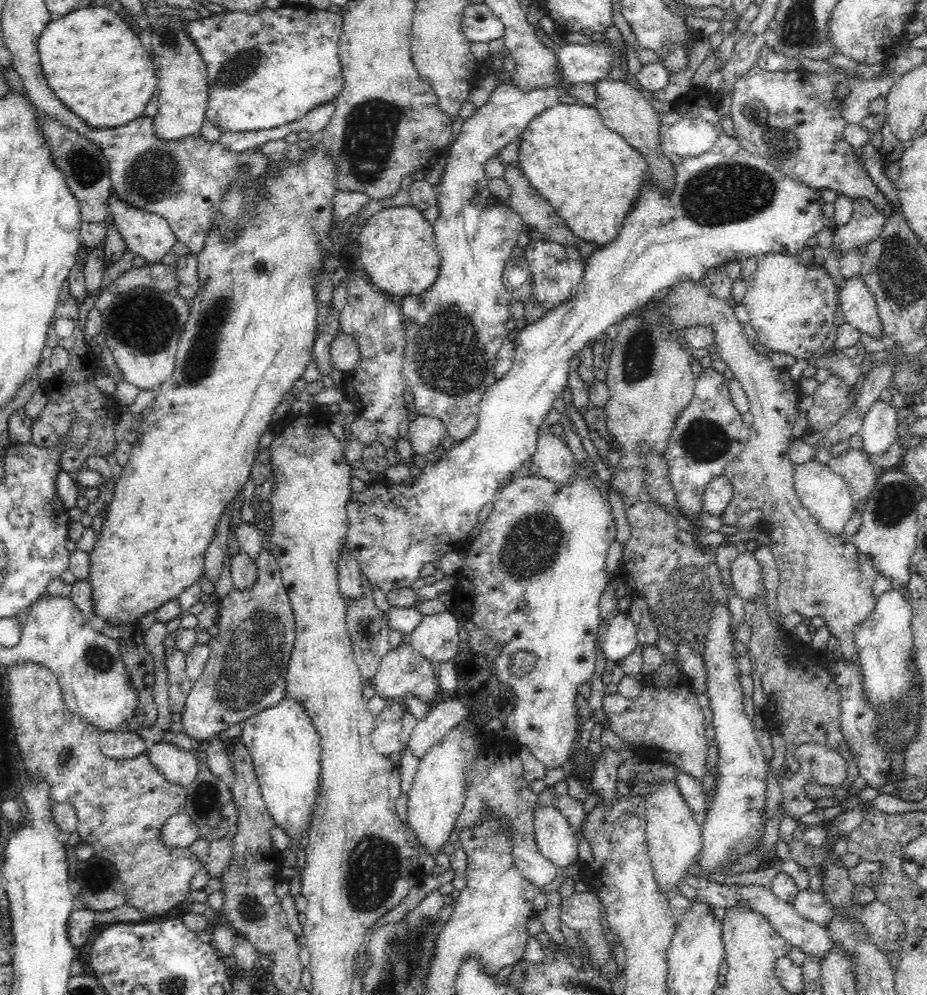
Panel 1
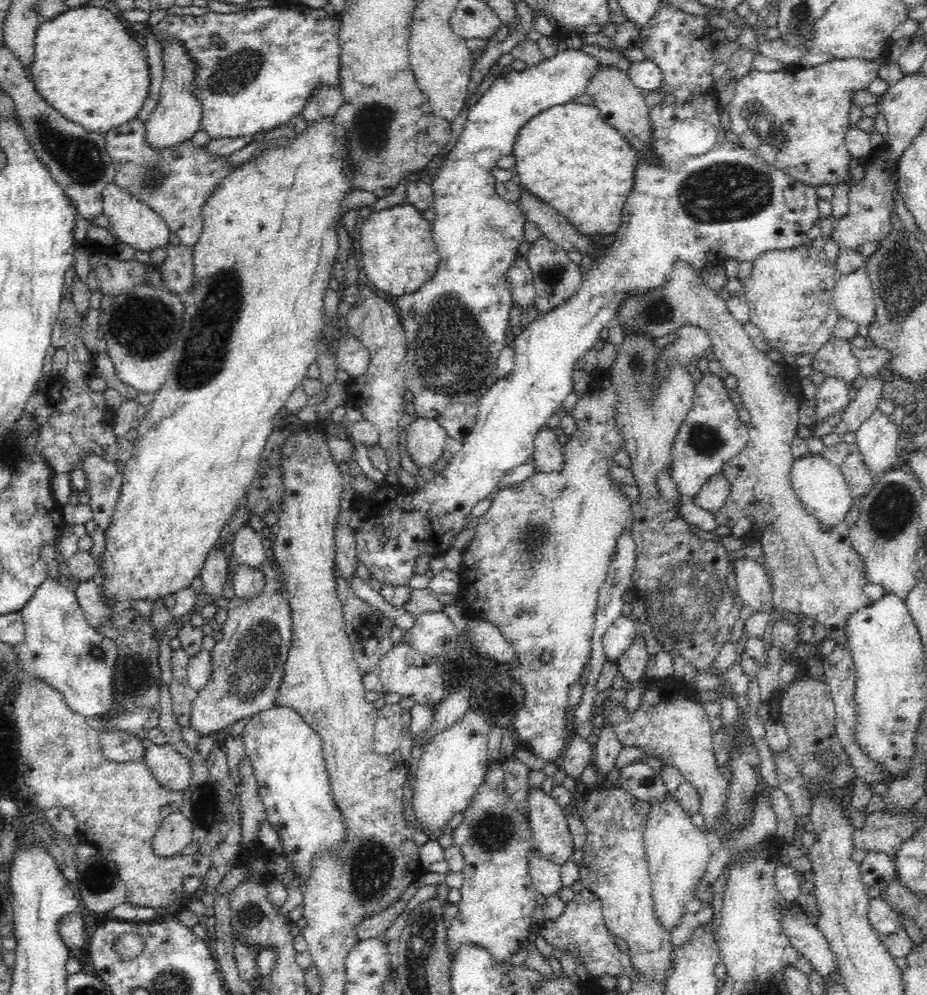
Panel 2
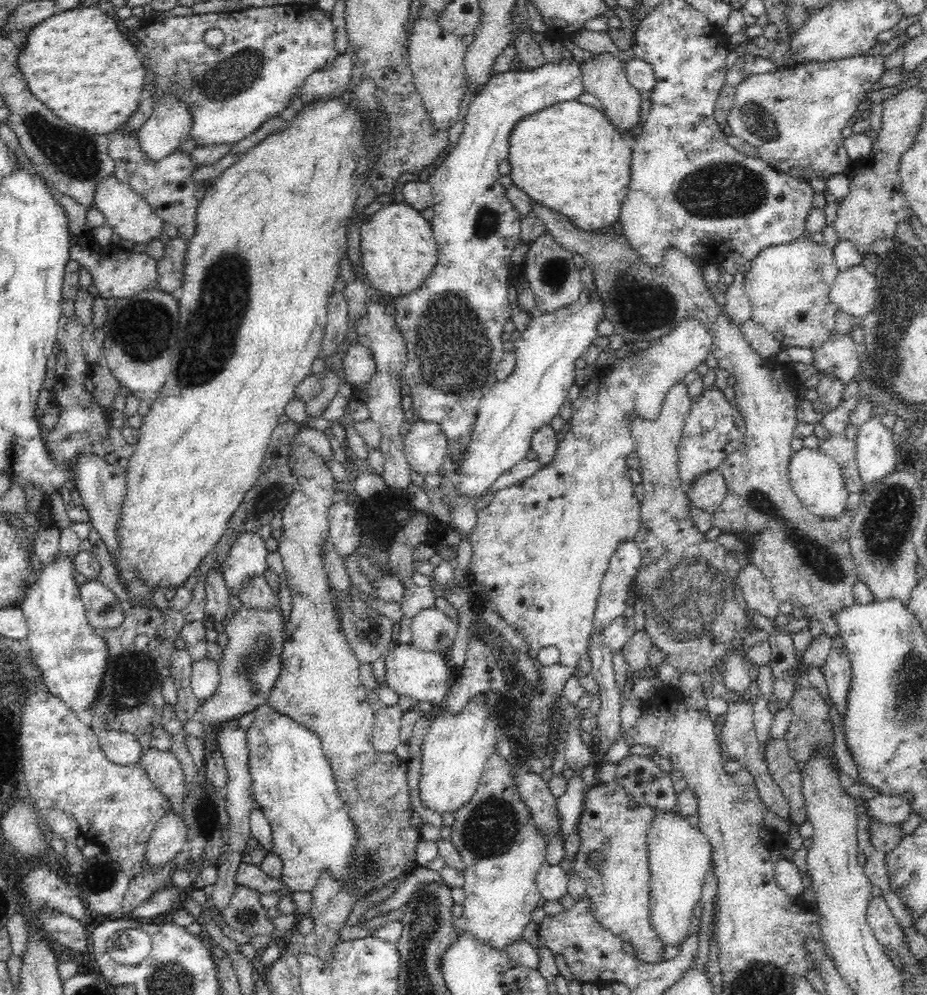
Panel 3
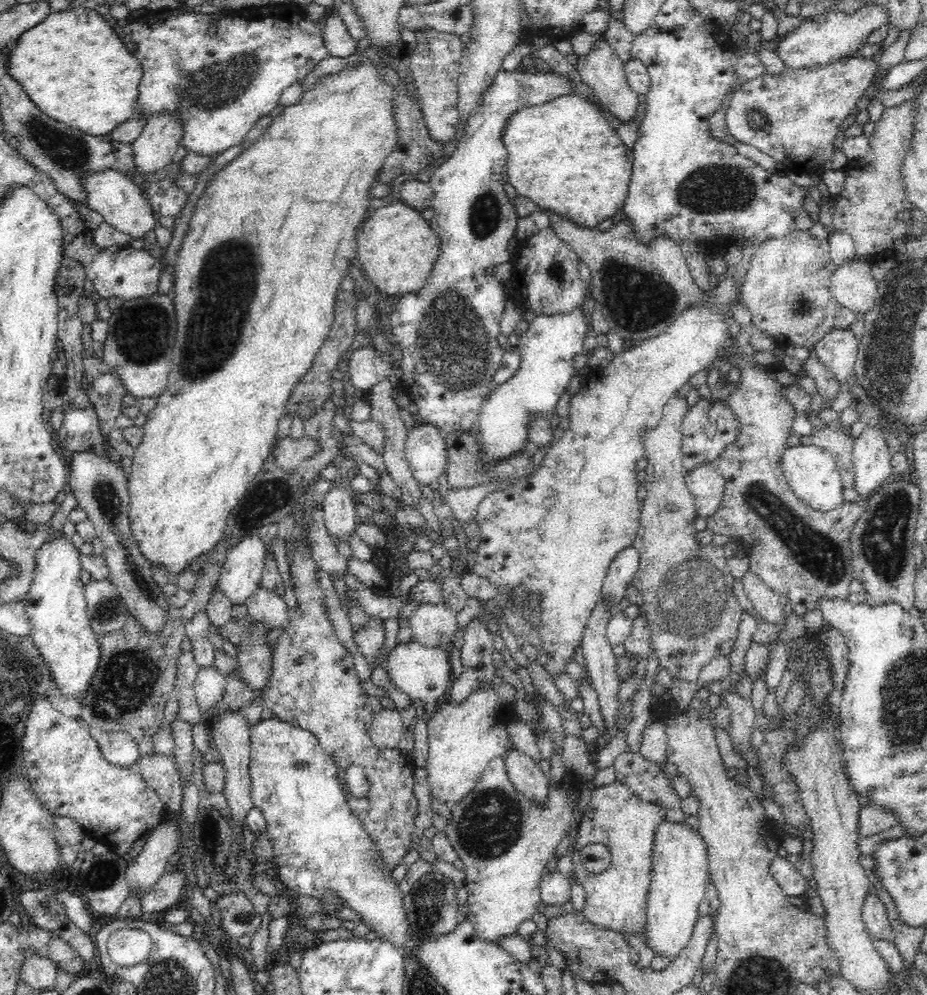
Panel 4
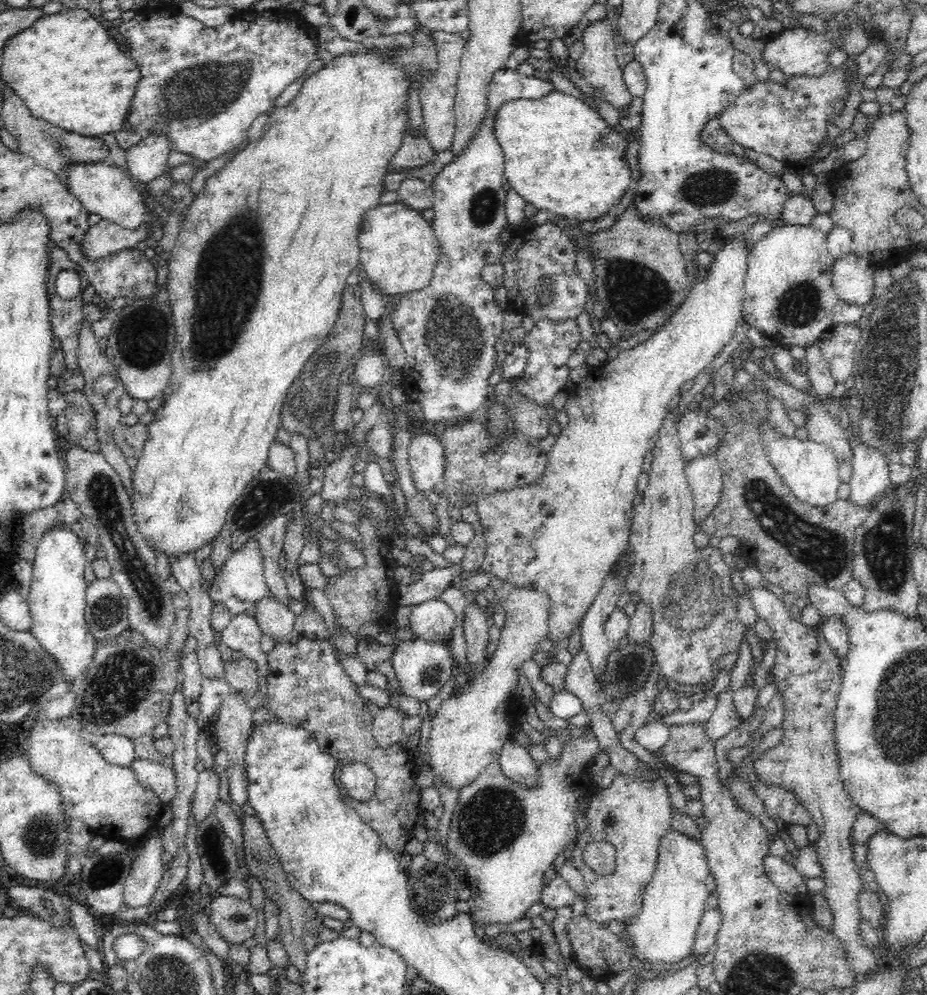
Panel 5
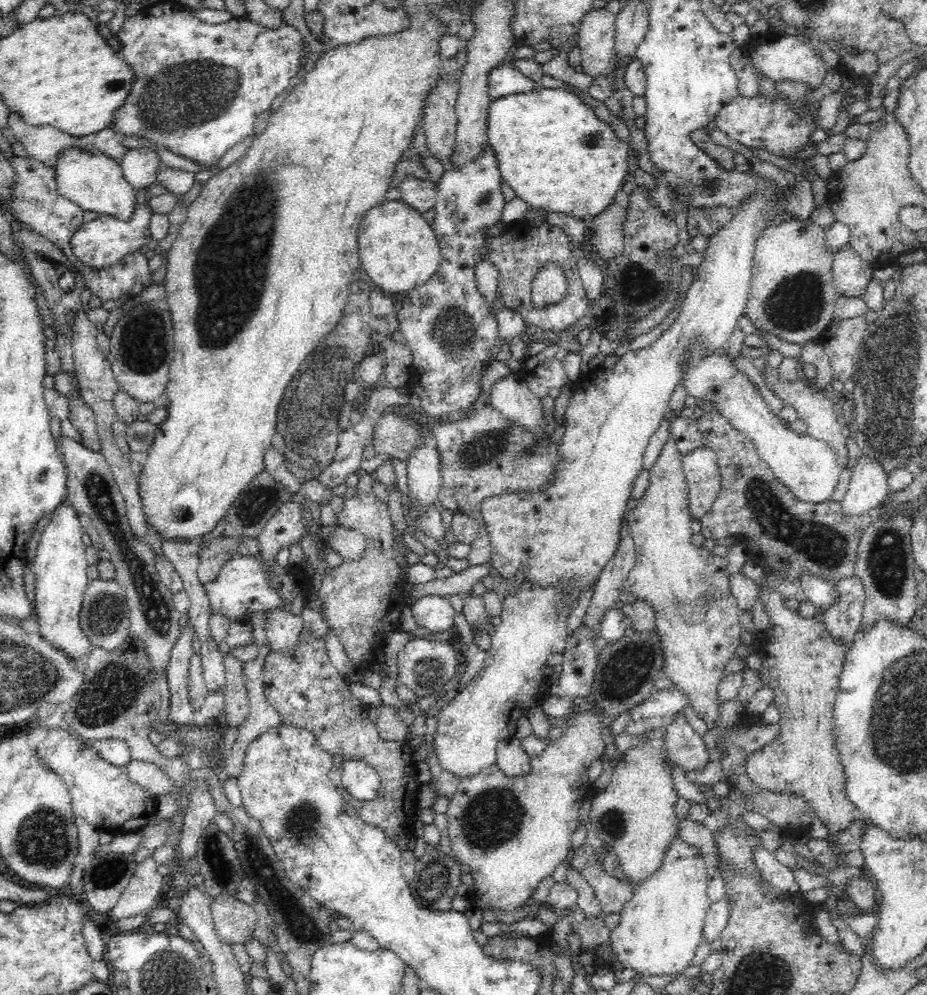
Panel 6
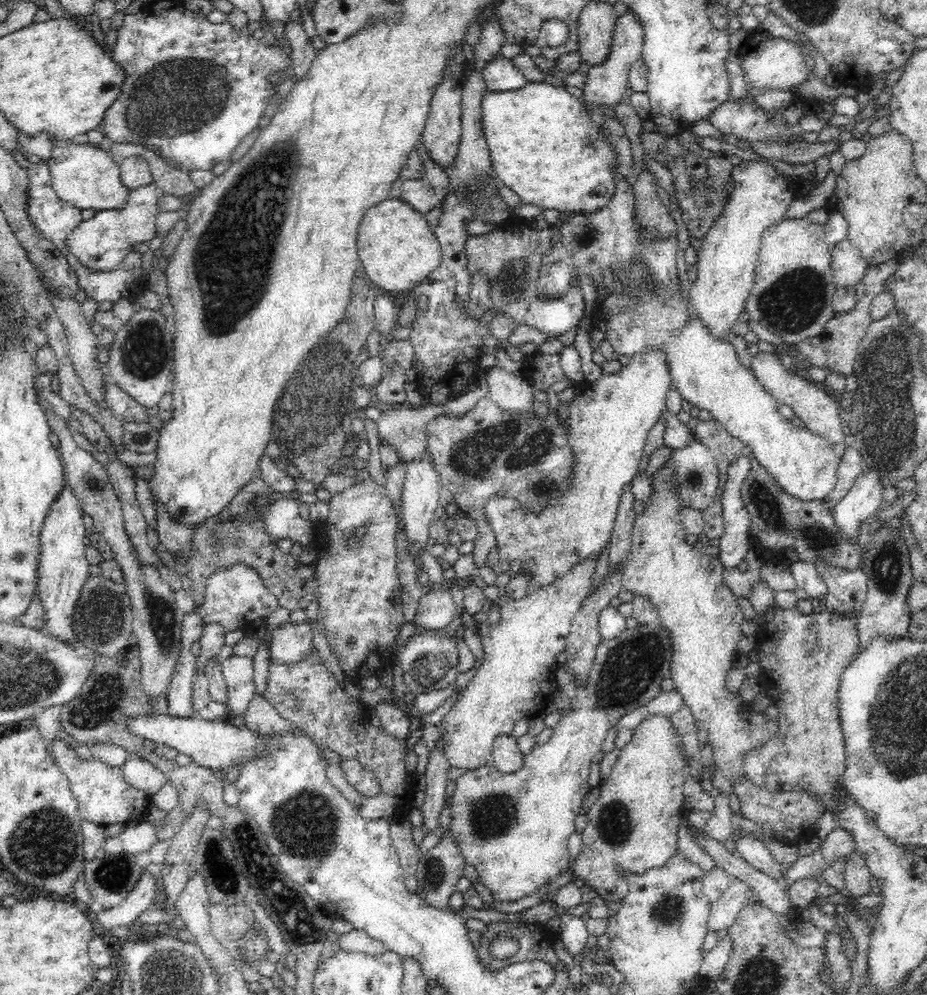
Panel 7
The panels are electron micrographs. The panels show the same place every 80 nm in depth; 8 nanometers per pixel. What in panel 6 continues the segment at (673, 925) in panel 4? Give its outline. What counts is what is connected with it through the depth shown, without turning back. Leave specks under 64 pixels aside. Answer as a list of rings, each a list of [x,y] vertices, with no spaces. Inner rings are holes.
[[[678,834],[669,840],[660,868],[647,878],[648,882],[644,882],[640,890],[636,890],[636,902],[624,906],[624,910],[619,913],[618,926],[610,931],[609,944],[624,968],[630,968],[643,977],[679,975],[681,971],[690,967],[696,948],[702,942],[704,920],[711,905],[707,897],[709,879],[706,875],[706,861],[707,858],[698,847],[684,842]]]

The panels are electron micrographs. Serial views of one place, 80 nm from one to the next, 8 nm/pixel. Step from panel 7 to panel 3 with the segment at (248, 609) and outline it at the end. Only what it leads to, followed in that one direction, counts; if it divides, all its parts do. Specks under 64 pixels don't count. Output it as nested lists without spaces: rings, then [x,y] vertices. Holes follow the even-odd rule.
[[[245,531],[237,536],[222,564],[222,573],[228,592],[240,594],[240,586],[254,575],[262,575],[267,568],[268,550],[257,532]]]

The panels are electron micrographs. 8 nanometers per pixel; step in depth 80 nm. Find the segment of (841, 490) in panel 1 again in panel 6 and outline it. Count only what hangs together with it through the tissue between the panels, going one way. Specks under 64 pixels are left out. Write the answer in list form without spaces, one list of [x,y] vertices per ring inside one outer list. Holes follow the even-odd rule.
[[[694,346],[690,353],[692,366],[681,382],[687,394],[699,400],[713,402],[713,408],[728,420],[731,426],[755,443],[759,458],[768,463],[779,481],[800,501],[813,505],[831,501],[838,485],[841,466],[827,442],[808,434],[800,435],[794,427],[788,429],[782,424],[780,417],[774,415],[756,386],[748,379],[748,375],[734,365],[726,348],[716,352],[703,352],[701,346]]]

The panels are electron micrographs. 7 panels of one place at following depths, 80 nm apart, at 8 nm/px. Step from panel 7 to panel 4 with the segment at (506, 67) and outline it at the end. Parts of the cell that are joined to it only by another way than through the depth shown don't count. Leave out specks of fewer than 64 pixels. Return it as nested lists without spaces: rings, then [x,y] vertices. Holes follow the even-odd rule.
[[[501,69],[486,88],[480,102],[469,112],[468,124],[461,135],[460,143],[448,160],[436,169],[429,180],[433,190],[432,208],[434,216],[430,223],[440,241],[439,257],[428,280],[420,290],[404,294],[390,314],[390,326],[396,342],[400,343],[403,352],[400,375],[404,391],[412,402],[418,405],[418,413],[424,423],[442,428],[444,432],[470,432],[476,424],[480,404],[490,394],[488,386],[502,364],[505,349],[498,343],[500,320],[504,316],[507,286],[487,274],[489,268],[508,263],[511,253],[508,242],[515,236],[519,215],[513,203],[508,199],[502,182],[502,170],[507,164],[503,132],[510,118],[524,110],[547,104],[562,96],[574,96],[574,86],[568,78],[551,72],[529,74],[527,72],[508,72]]]

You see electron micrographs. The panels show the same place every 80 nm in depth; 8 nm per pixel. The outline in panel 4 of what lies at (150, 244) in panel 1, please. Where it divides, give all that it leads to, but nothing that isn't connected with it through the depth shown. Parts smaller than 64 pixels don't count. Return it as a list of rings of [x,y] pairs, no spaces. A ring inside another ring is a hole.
[[[116,169],[94,171],[81,176],[81,185],[85,192],[83,202],[90,210],[96,210],[102,214],[104,220],[116,230],[134,240],[144,238],[154,228],[155,211],[150,202],[126,177],[122,177]]]

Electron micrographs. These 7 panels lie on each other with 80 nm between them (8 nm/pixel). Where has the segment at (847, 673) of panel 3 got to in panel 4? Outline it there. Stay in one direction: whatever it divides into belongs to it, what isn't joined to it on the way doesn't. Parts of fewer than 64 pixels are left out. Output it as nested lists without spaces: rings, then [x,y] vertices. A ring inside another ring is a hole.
[[[832,627],[825,630],[824,635],[828,637],[828,653],[830,655],[830,671],[832,671],[832,690],[843,691],[849,666],[849,649],[845,637],[840,630]]]

